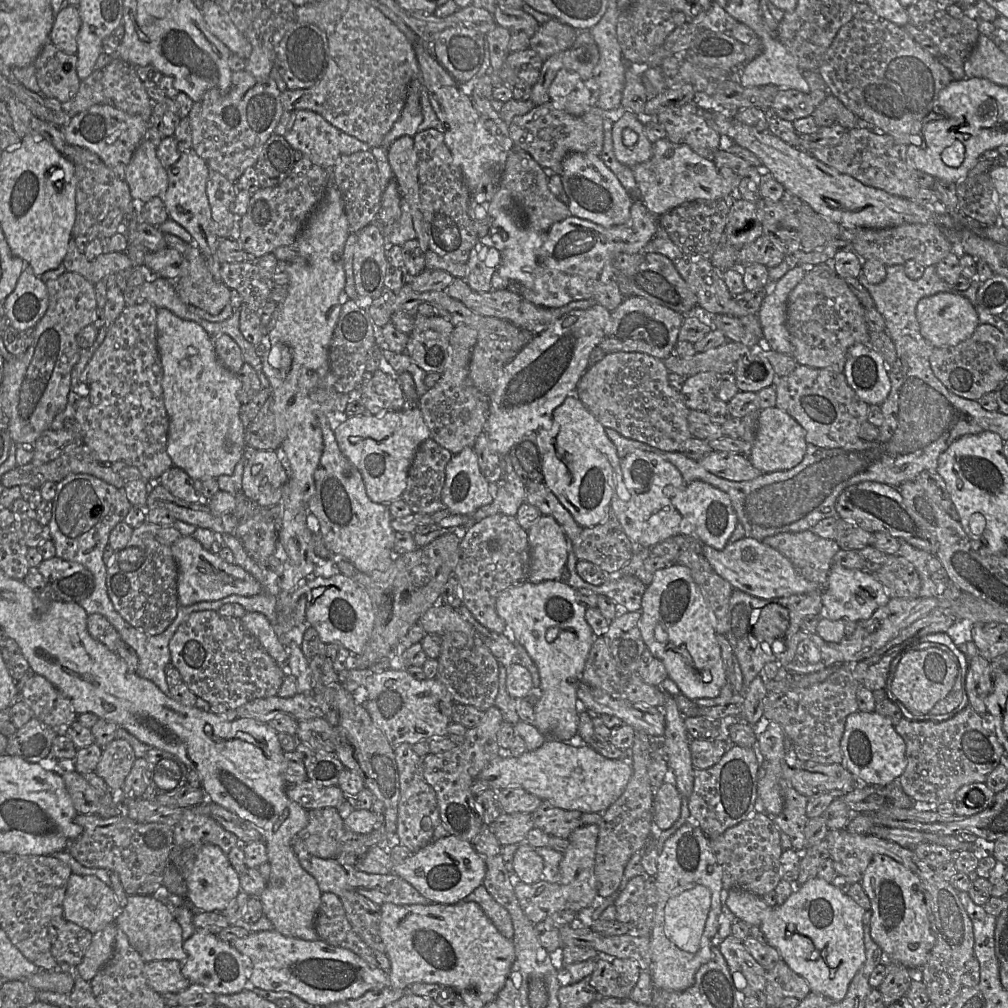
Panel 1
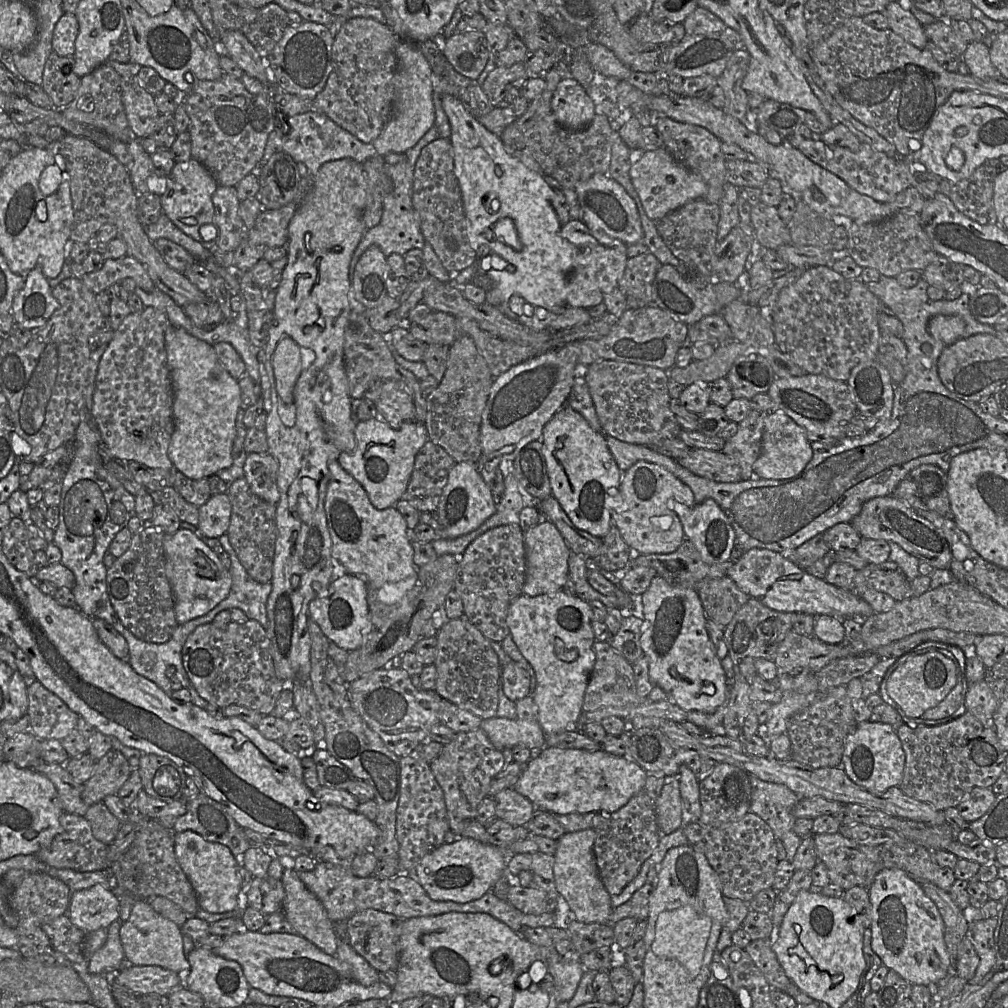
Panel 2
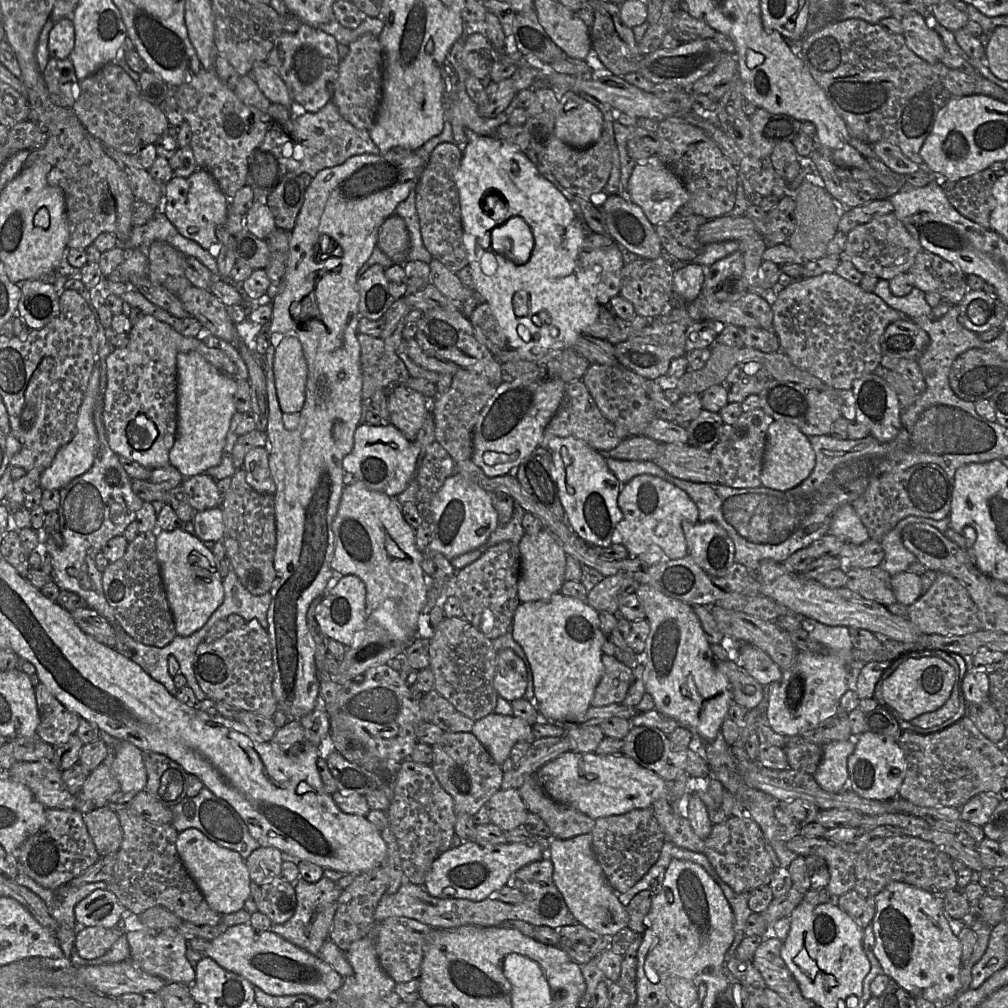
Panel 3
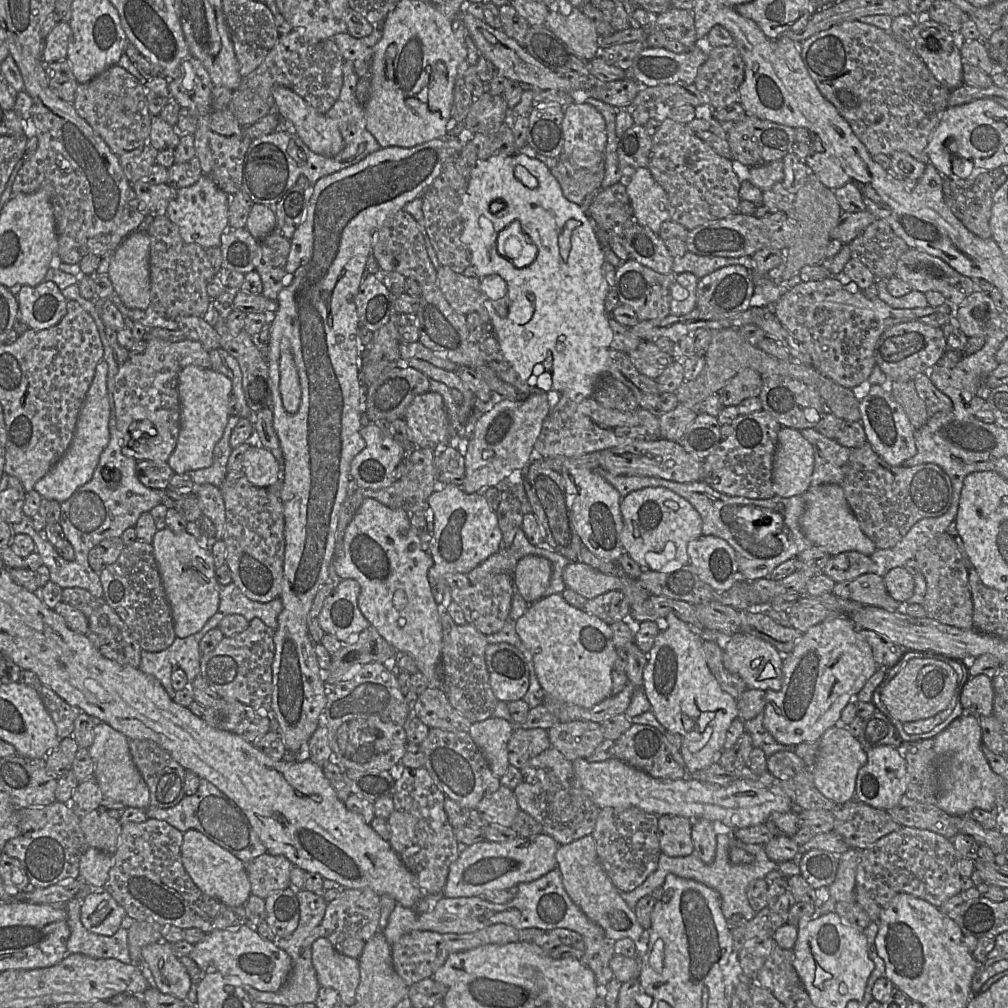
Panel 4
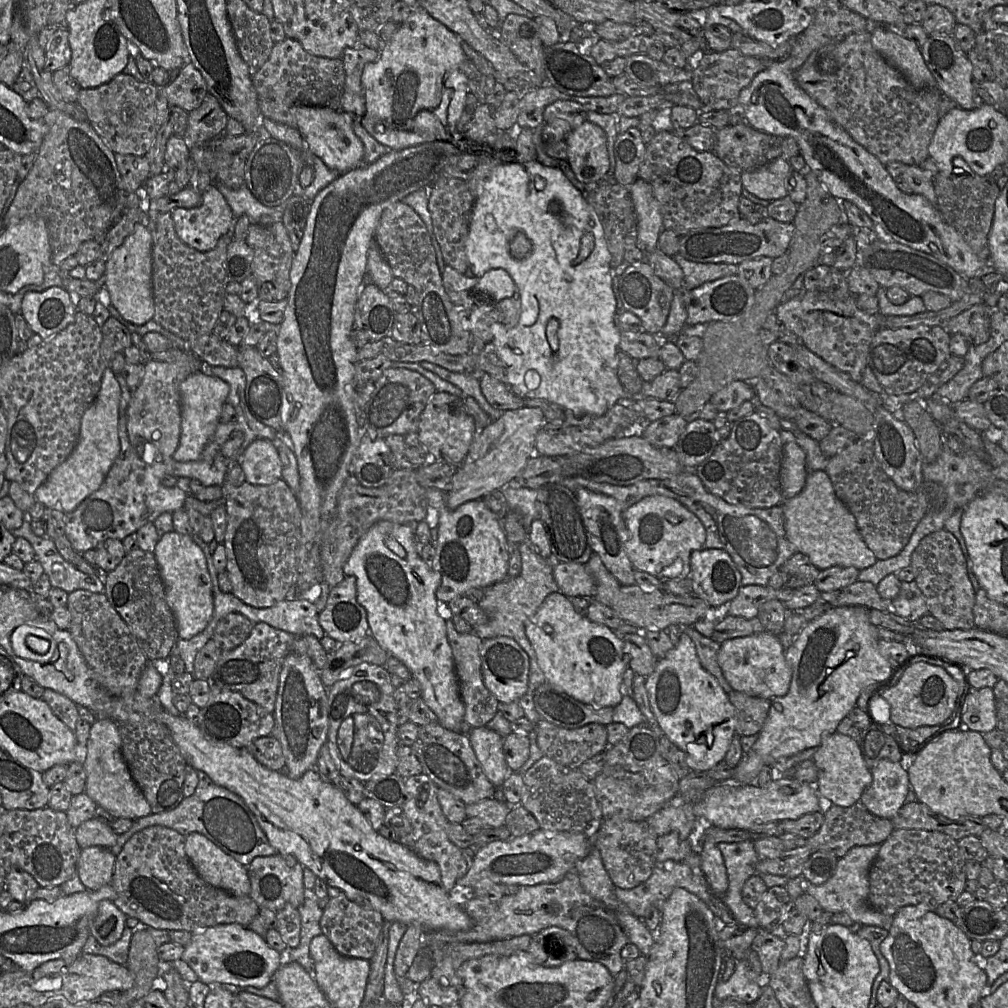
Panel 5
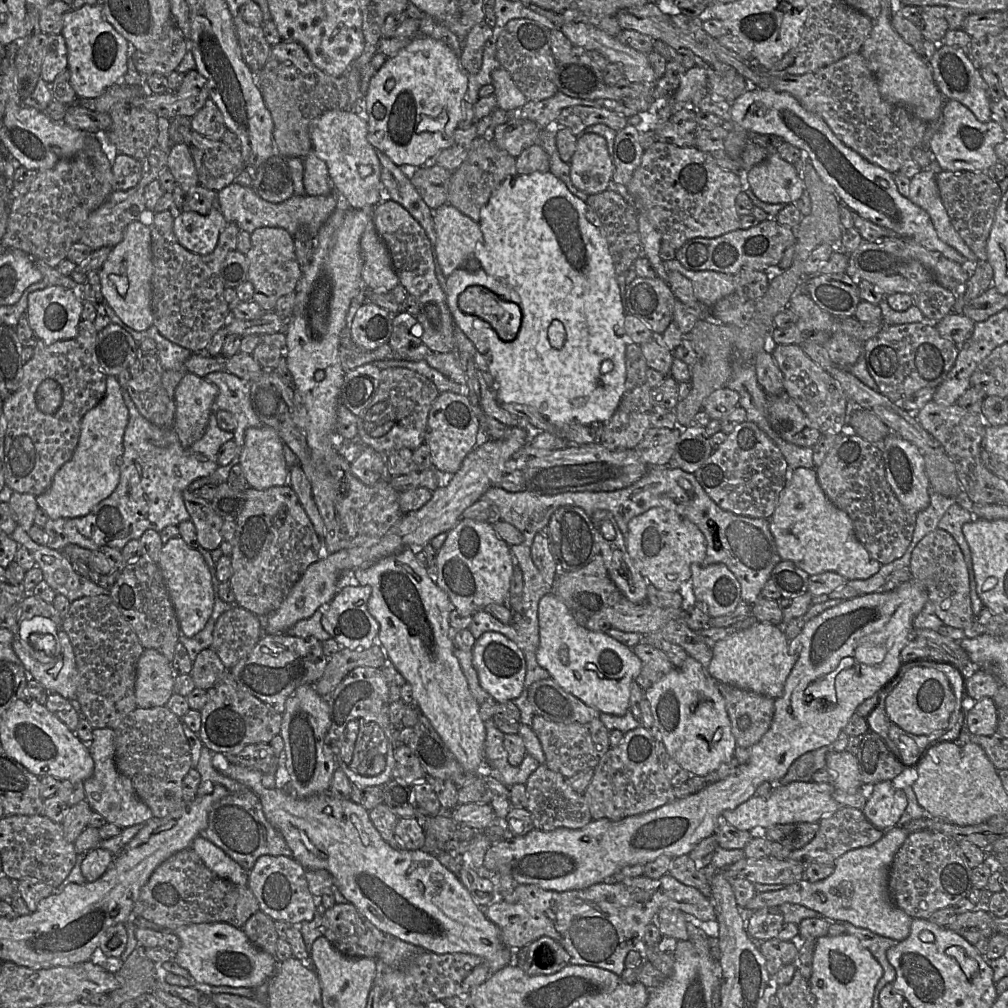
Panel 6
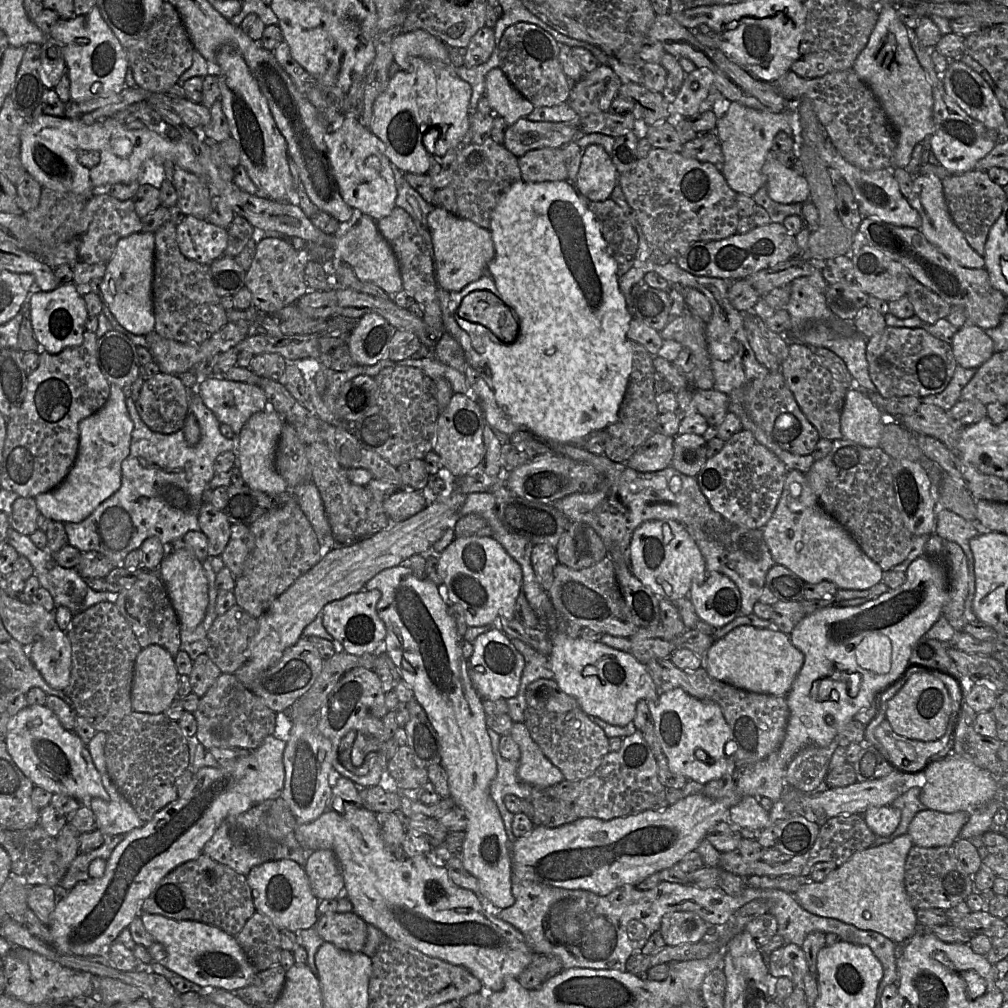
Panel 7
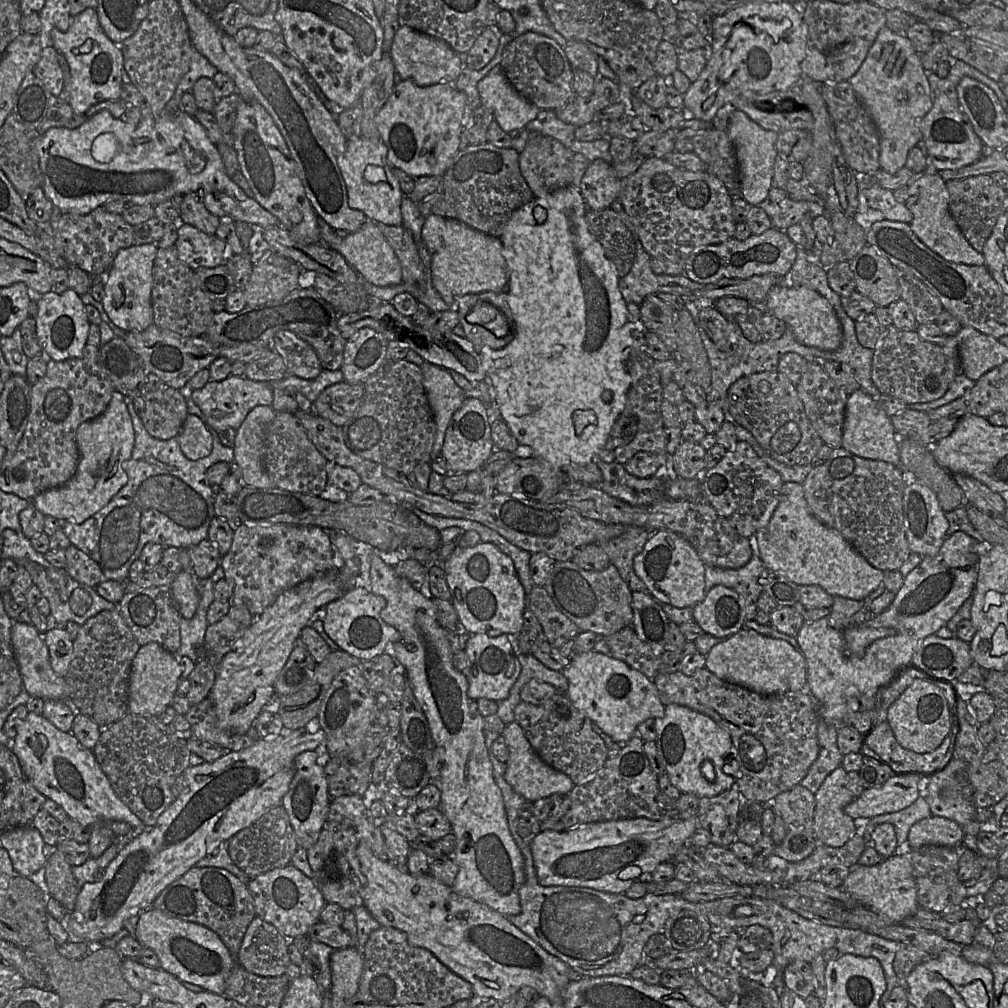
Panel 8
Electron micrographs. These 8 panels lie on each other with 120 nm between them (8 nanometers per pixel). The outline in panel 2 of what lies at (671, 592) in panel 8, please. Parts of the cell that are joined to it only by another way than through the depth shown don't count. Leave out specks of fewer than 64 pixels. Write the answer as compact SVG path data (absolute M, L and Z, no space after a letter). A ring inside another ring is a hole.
M638 461L622 473L621 497L621 512L612 511L611 516L630 548L637 550L640 555L668 554L677 550L684 539L684 531L674 505L695 505L689 486L657 464Z

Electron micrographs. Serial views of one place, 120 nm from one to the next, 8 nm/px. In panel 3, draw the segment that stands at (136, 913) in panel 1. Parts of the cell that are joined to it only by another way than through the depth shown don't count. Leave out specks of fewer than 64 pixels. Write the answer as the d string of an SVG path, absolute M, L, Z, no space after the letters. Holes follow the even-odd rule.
M138 929L125 933L130 949L130 961L145 972L162 978L166 983L190 984L195 980L195 970L186 958L187 940L178 929L161 932Z

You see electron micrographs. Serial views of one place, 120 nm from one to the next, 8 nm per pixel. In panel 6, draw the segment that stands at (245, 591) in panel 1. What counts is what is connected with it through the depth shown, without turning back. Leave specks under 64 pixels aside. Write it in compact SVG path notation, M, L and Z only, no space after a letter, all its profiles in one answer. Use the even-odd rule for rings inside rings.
M180 536L163 544L157 562L179 623L180 634L193 637L202 630L213 610L211 574L203 556Z

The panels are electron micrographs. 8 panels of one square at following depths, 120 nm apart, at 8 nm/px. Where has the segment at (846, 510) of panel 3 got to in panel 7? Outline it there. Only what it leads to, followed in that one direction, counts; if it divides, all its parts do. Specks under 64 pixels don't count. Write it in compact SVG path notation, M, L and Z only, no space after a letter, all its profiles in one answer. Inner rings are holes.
M790 470L777 507L762 528L775 564L781 564L805 583L828 580L839 589L864 590L882 580L882 568L870 559L851 534L819 503L806 474Z

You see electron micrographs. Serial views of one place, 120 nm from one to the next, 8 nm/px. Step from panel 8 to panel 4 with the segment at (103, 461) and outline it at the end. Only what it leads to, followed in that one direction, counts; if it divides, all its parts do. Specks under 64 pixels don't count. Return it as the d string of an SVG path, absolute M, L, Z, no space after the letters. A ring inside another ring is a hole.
M102 360L96 366L92 383L78 415L74 436L69 448L52 469L34 485L35 491L42 498L62 503L78 487L84 485L92 478L100 455L110 439L110 402L107 394L107 374L108 364Z

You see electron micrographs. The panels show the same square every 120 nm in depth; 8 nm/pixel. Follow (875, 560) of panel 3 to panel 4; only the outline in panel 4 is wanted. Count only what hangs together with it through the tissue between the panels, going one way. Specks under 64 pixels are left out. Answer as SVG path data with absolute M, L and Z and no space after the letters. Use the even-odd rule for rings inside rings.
M847 551L831 556L823 573L836 583L853 580L869 572L871 557L857 551Z

